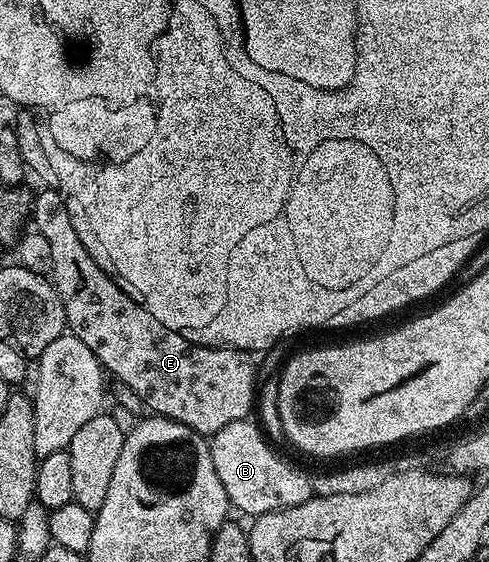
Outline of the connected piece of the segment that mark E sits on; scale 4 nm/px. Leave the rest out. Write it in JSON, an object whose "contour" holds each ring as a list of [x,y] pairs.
{"contour":[[[43,187],[36,192],[30,220],[35,221],[34,232],[43,233],[50,246],[53,261],[49,277],[63,304],[67,316],[66,328],[74,337],[81,339],[81,343],[85,343],[93,355],[97,355],[104,370],[118,384],[133,387],[152,414],[185,423],[185,427],[204,435],[213,435],[221,431],[221,427],[229,427],[229,423],[245,421],[252,416],[257,405],[257,381],[255,383],[255,365],[251,362],[253,357],[250,352],[187,341],[181,334],[174,333],[153,319],[153,315],[149,315],[143,305],[119,289],[115,280],[96,263],[89,251],[85,251],[85,243],[81,243],[73,227],[66,200],[58,188]]]}

